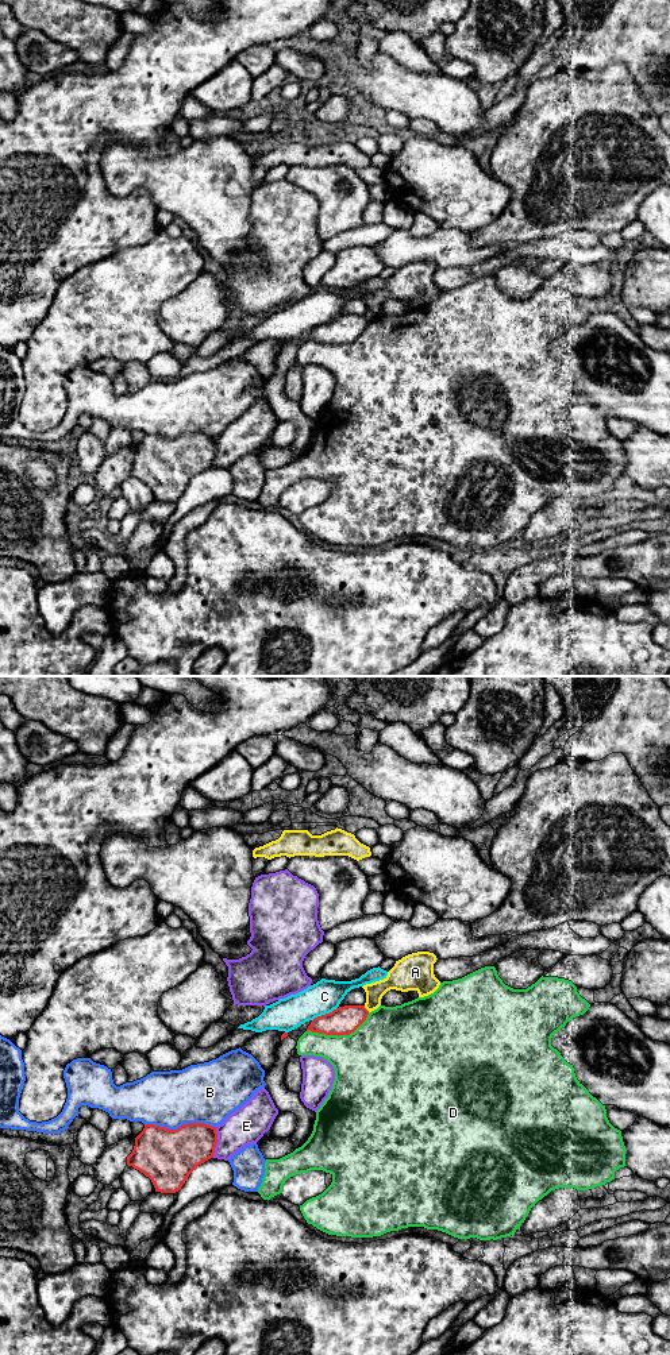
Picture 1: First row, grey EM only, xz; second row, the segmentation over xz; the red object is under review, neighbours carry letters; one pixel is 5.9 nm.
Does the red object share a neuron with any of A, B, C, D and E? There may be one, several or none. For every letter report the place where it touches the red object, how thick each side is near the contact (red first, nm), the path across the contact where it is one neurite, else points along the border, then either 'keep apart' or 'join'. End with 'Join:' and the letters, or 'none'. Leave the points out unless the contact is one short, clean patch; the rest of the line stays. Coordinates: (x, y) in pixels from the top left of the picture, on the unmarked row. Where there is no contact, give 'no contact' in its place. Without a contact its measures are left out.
A: meets red in xz at (365, 317); 170 nm thick on the red side, 110 nm on the other; border along xz (364, 315), (369, 320); keep apart
B: meets red in xz at (180, 436); 320 nm thick on the red side, 360 nm on the other; keep apart
C: meets red in xz at (326, 323); 170 nm thick on the red side, 200 nm on the other; keep apart
D: meets red in xz at (339, 343); 170 nm thick on the red side, 420 nm on the other; keep apart
E: meets red in xz at (216, 451); 280 nm thick on the red side, 220 nm on the other; keep apart
Join: none

